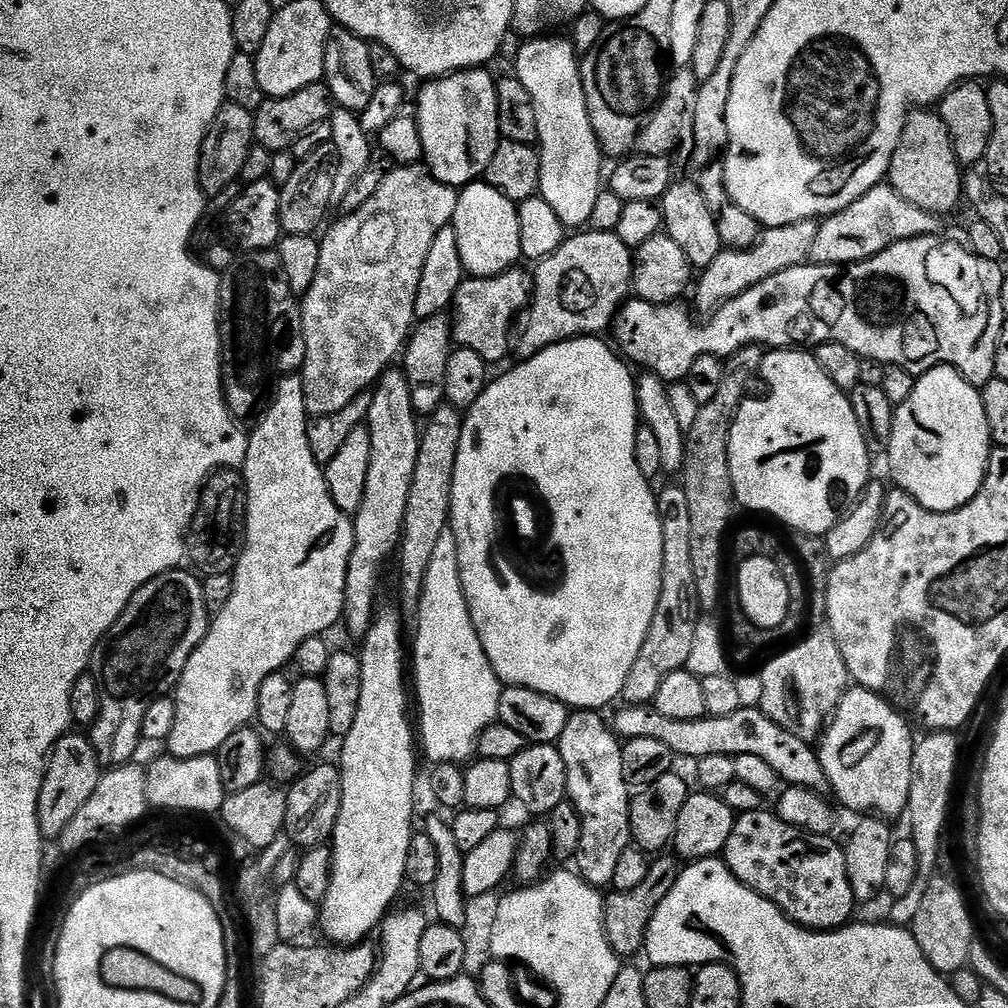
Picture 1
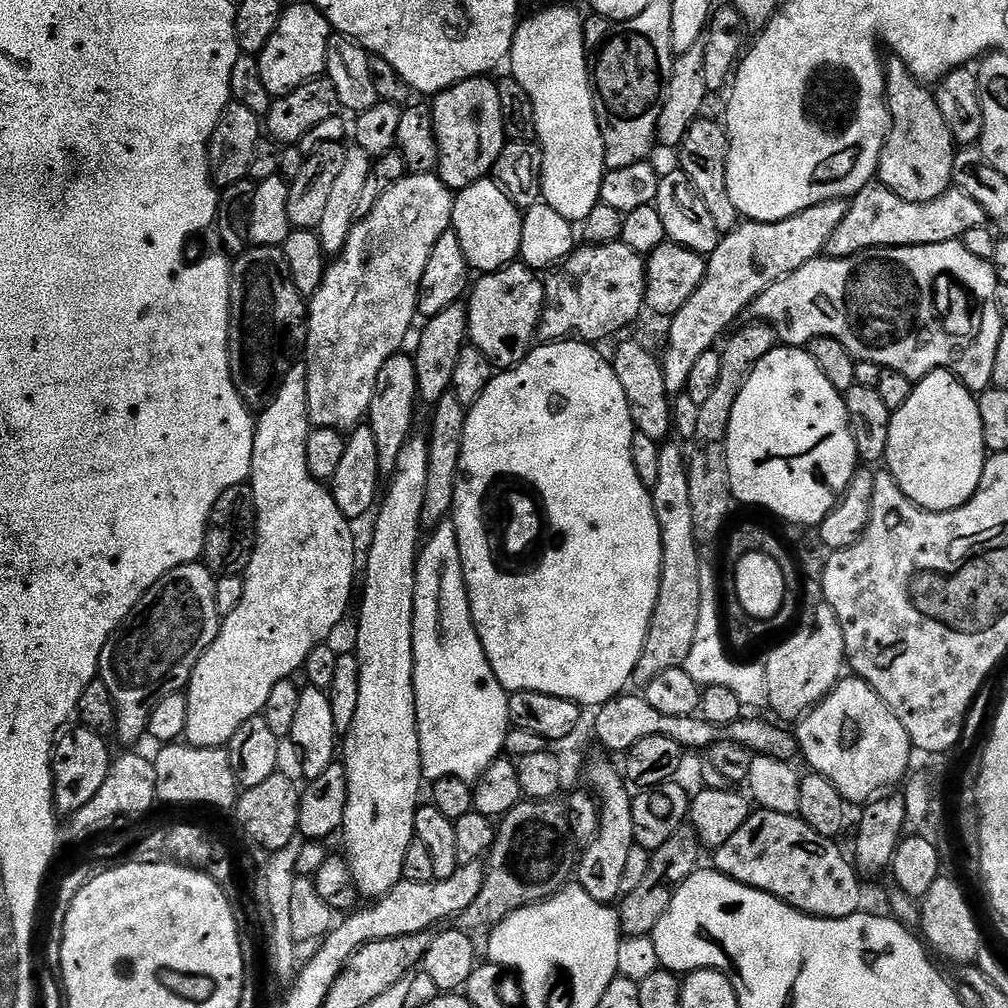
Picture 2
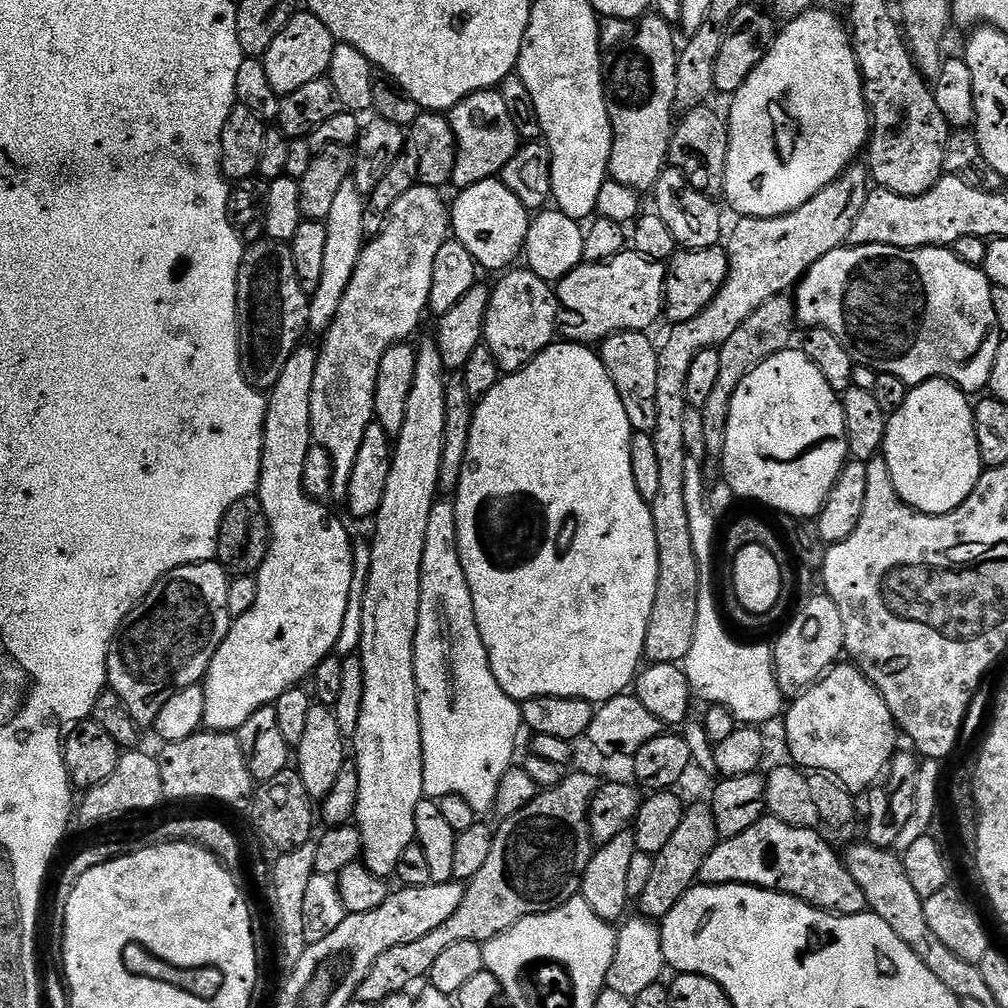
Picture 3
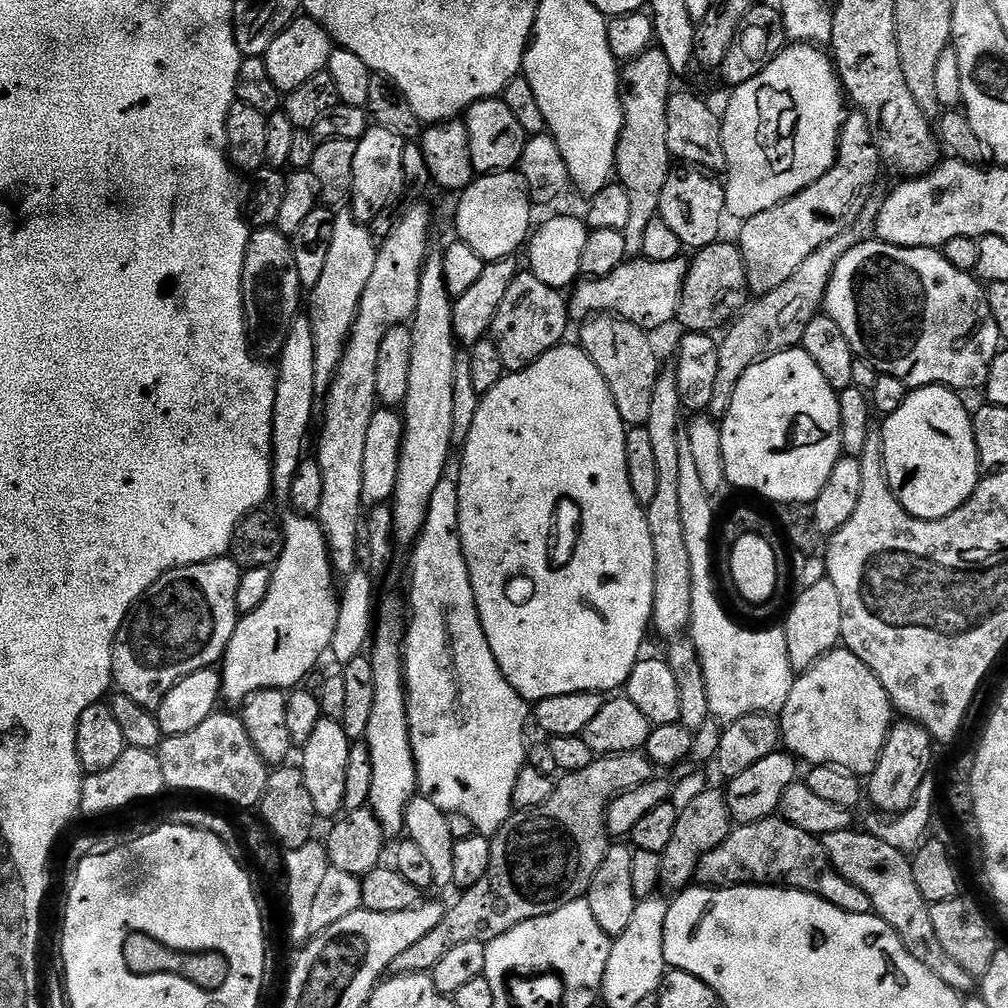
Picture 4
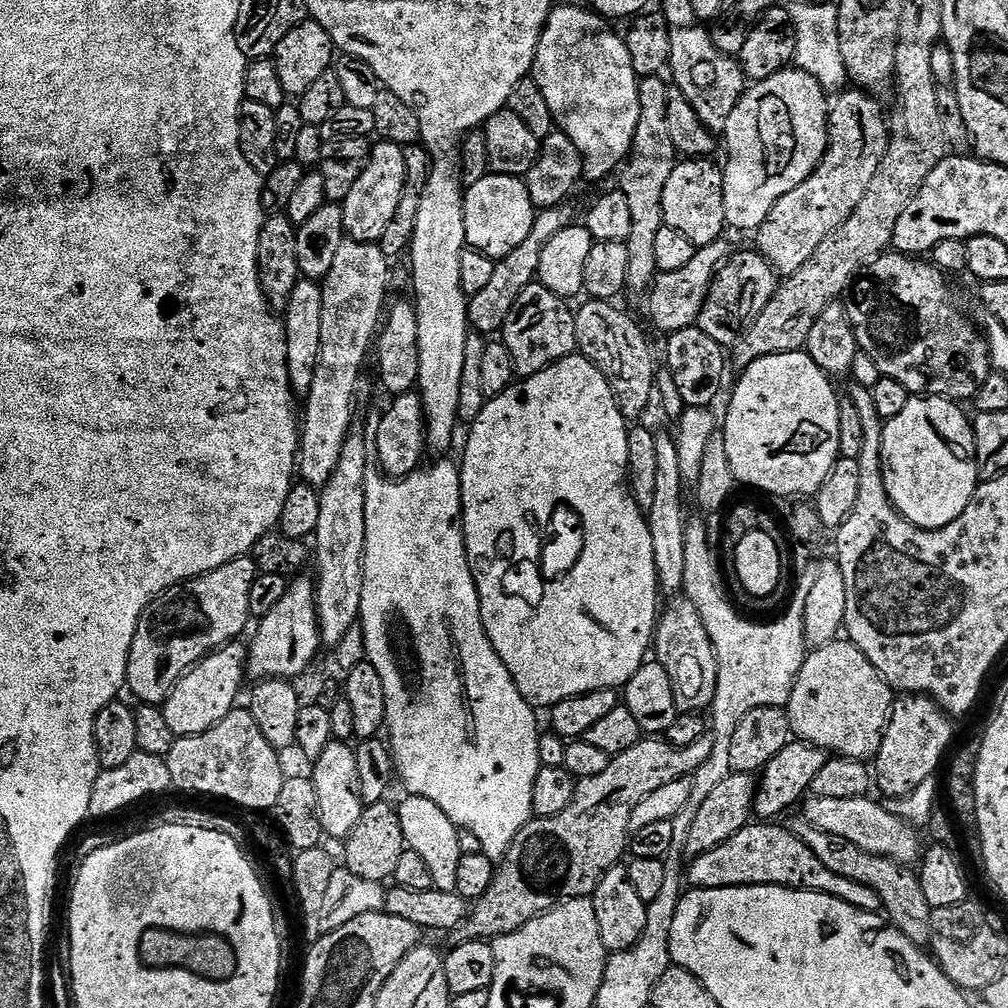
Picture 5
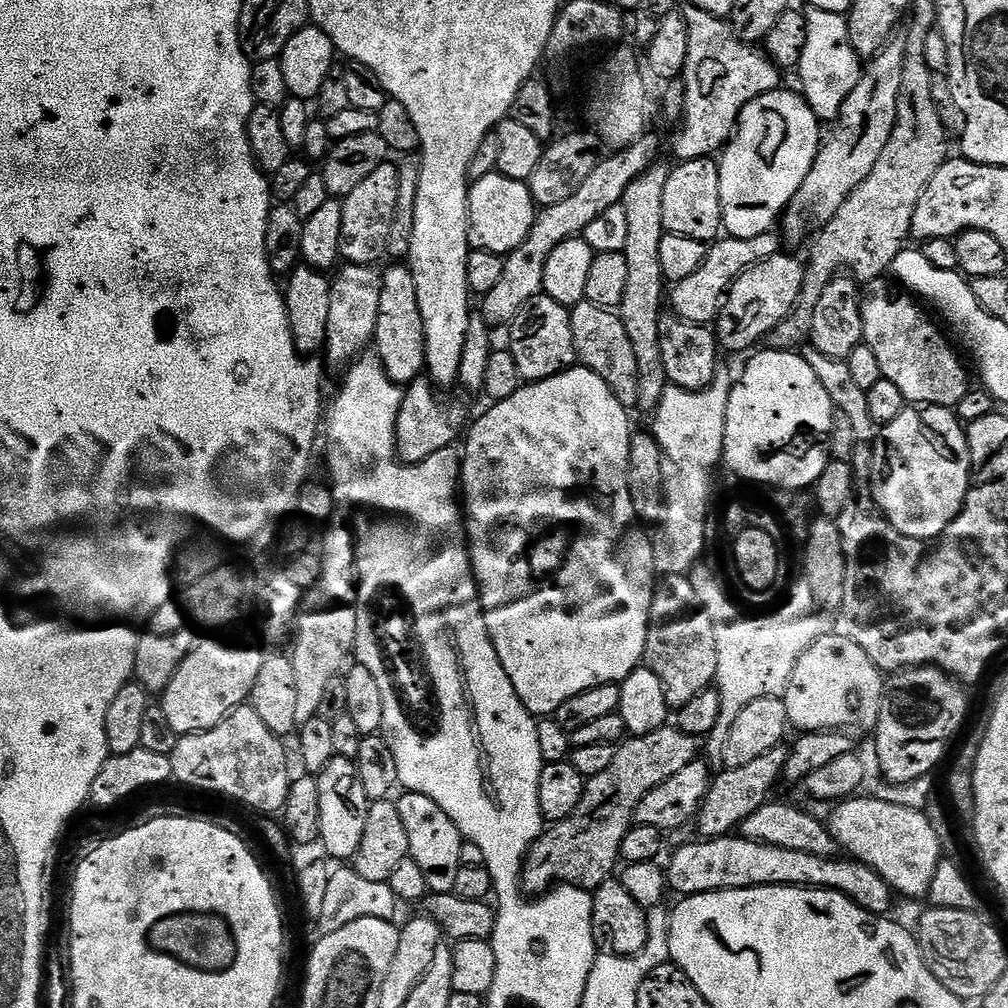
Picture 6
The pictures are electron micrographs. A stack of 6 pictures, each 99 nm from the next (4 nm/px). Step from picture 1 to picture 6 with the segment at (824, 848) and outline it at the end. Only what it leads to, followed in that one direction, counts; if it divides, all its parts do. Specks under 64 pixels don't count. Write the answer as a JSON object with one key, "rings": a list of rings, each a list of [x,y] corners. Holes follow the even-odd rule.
{"rings":[[[729,834],[727,836],[718,836],[715,838],[700,838],[695,842],[681,846],[671,853],[673,855],[666,860],[666,871],[668,874],[668,887],[673,893],[677,892],[677,897],[683,898],[685,896],[697,896],[698,894],[706,894],[707,892],[725,892],[726,890],[738,890],[739,888],[765,888],[766,886],[782,886],[783,888],[825,888],[831,892],[842,894],[846,898],[850,898],[860,908],[864,908],[870,914],[875,916],[888,916],[891,913],[892,899],[894,893],[889,884],[884,881],[876,872],[875,868],[871,868],[869,864],[864,864],[860,860],[851,858],[833,858],[831,856],[819,856],[818,854],[802,854],[802,850],[782,850],[782,846],[770,846],[763,844],[757,840],[748,840],[746,837],[739,834]]]}

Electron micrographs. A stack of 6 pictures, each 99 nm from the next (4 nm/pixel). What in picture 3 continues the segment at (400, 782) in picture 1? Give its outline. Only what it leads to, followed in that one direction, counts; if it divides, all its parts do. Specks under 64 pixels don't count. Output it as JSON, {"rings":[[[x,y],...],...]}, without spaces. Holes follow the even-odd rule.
{"rings":[[[428,338],[424,345],[416,348],[416,369],[414,370],[414,386],[410,386],[410,399],[406,402],[406,422],[402,426],[400,435],[395,437],[392,450],[392,465],[390,466],[390,478],[386,478],[386,494],[382,494],[382,506],[377,510],[374,517],[376,533],[371,533],[373,557],[370,561],[370,572],[368,585],[365,592],[365,604],[362,608],[362,636],[358,655],[364,673],[366,674],[366,694],[362,698],[362,718],[358,718],[358,730],[355,736],[351,737],[350,744],[356,747],[354,763],[359,772],[358,806],[354,817],[355,827],[360,829],[360,837],[364,843],[362,862],[374,874],[388,878],[395,873],[398,866],[398,858],[416,839],[416,827],[414,826],[414,810],[418,802],[425,799],[424,783],[424,755],[422,754],[422,730],[420,729],[420,693],[416,690],[416,631],[418,630],[418,614],[420,613],[420,579],[422,578],[422,566],[428,551],[428,534],[432,523],[432,507],[438,503],[440,492],[440,471],[442,470],[442,446],[446,438],[446,369],[442,362],[440,346],[435,339]]]}

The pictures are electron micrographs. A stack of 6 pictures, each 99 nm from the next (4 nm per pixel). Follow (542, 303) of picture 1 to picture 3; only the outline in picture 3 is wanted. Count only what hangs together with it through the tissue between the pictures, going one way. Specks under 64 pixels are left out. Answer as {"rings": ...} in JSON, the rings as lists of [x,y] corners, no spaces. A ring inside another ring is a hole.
{"rings":[[[635,250],[619,252],[603,264],[581,262],[570,274],[563,276],[555,285],[556,299],[561,309],[572,315],[572,324],[563,325],[562,336],[565,341],[577,344],[595,345],[603,342],[615,332],[648,332],[656,319],[661,319],[664,310],[664,287],[668,269],[661,261],[648,260]]]}

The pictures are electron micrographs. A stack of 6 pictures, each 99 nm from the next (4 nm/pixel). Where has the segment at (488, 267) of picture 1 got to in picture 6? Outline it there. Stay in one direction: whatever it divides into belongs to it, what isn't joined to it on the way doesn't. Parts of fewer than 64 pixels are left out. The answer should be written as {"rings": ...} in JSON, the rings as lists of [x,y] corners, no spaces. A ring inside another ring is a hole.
{"rings":[[[499,171],[491,172],[486,178],[475,181],[468,189],[468,242],[475,251],[493,252],[505,257],[530,234],[530,226],[534,226],[538,205],[532,199],[532,192],[523,180],[506,178]]]}

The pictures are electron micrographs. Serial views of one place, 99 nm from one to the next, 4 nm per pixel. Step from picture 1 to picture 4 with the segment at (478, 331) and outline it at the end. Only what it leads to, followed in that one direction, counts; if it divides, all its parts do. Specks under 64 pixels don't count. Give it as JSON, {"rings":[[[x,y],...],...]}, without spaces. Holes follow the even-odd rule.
{"rings":[[[530,270],[521,271],[514,278],[510,290],[506,290],[506,298],[498,310],[492,323],[491,339],[495,340],[498,351],[502,354],[505,373],[526,370],[542,354],[565,339],[570,325],[570,304],[565,293],[558,288],[546,286],[546,282],[538,282],[538,278]]]}

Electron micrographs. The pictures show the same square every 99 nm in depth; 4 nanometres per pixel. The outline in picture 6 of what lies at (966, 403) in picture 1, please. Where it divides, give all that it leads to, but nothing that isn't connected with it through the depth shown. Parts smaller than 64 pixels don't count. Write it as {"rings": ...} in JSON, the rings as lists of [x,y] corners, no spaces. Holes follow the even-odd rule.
{"rings":[[[908,406],[892,424],[883,425],[882,440],[888,443],[888,477],[884,480],[884,460],[876,454],[870,481],[877,508],[902,534],[935,540],[954,522],[970,491],[972,467],[965,425],[955,411]]]}

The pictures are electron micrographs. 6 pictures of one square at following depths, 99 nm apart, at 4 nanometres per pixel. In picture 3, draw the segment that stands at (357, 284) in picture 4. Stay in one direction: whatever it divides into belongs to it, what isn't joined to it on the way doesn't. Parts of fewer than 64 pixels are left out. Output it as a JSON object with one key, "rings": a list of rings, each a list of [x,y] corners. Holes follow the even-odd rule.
{"rings":[[[355,179],[342,182],[338,194],[330,209],[326,226],[326,251],[324,254],[322,278],[318,282],[318,290],[311,293],[308,302],[308,327],[314,333],[323,334],[334,322],[338,314],[338,306],[342,306],[342,294],[346,294],[346,286],[350,286],[350,278],[354,278],[354,270],[358,266],[358,258],[362,254],[366,237],[362,230],[362,218],[366,211],[366,196],[360,192]]]}

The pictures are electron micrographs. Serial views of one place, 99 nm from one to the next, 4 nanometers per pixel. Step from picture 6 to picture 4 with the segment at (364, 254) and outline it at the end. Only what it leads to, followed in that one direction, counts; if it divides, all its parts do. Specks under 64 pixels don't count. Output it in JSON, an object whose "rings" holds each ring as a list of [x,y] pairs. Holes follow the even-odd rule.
{"rings":[[[377,126],[368,127],[363,138],[356,141],[350,211],[354,219],[360,223],[371,225],[372,221],[389,211],[388,207],[399,198],[400,191],[405,191],[404,146],[406,146],[404,138]]]}

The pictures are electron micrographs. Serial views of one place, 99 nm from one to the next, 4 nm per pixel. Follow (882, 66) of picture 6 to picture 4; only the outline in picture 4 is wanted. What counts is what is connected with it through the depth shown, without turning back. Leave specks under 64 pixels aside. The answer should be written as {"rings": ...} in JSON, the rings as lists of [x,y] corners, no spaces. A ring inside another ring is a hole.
{"rings":[[[852,110],[845,115],[844,130],[840,134],[840,151],[836,154],[836,165],[833,166],[818,182],[806,186],[789,200],[784,200],[770,210],[762,210],[762,214],[754,214],[743,221],[740,227],[738,247],[742,258],[746,262],[748,271],[748,290],[753,297],[759,298],[770,294],[770,290],[778,290],[786,278],[794,278],[794,270],[814,254],[826,242],[838,238],[838,234],[847,232],[860,218],[860,211],[868,205],[872,187],[876,184],[876,175],[882,172],[880,149],[876,147],[876,137],[870,122],[858,110]]]}

